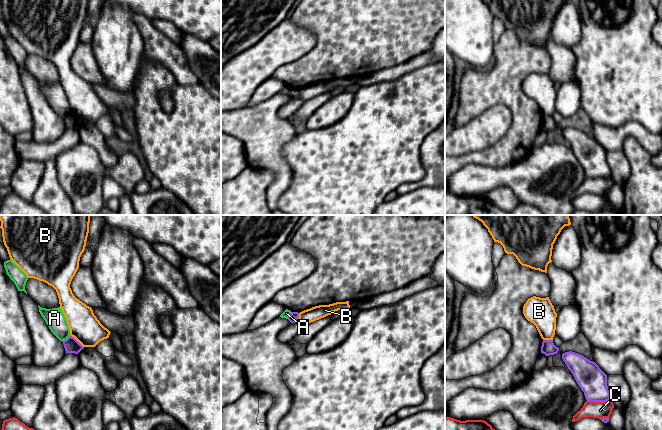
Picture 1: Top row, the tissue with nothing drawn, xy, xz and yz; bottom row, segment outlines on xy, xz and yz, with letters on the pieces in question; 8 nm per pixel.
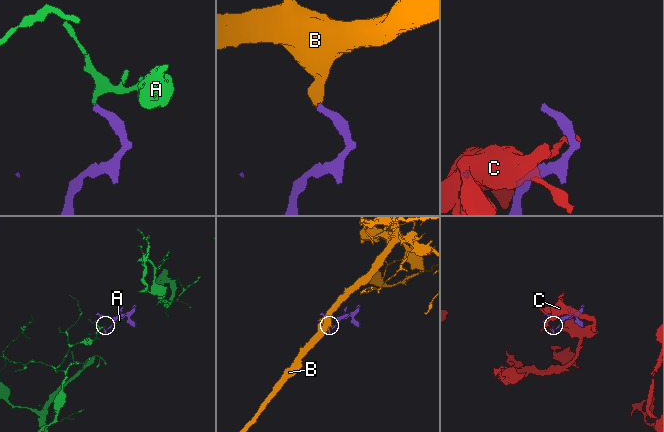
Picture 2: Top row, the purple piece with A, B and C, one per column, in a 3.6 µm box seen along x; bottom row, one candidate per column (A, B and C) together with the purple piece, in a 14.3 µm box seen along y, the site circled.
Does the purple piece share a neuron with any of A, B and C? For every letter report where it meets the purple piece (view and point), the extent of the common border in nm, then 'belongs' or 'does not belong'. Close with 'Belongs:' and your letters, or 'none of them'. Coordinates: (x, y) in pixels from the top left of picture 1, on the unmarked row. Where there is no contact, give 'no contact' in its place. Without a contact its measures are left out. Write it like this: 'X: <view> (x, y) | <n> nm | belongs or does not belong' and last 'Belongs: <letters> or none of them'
A: xy (67, 114) | 90 nm | does not belong
B: xy (77, 117) | 140 nm | does not belong
C: yz (598, 177) | 190 nm | does not belong
Belongs: none of them

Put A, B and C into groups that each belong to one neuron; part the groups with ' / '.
A / B / C

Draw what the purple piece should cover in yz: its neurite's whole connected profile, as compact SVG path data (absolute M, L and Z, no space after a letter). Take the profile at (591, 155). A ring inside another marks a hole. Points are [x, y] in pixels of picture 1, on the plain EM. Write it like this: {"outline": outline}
{"outline": "M572 127L563 129L562 135L584 168L587 177L606 178L611 176L607 151L595 138Z"}

